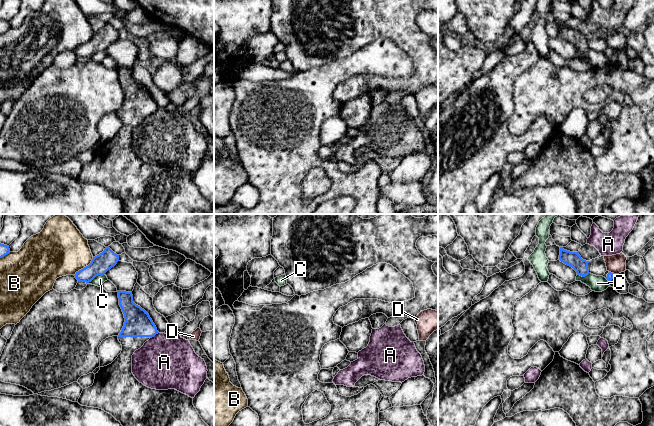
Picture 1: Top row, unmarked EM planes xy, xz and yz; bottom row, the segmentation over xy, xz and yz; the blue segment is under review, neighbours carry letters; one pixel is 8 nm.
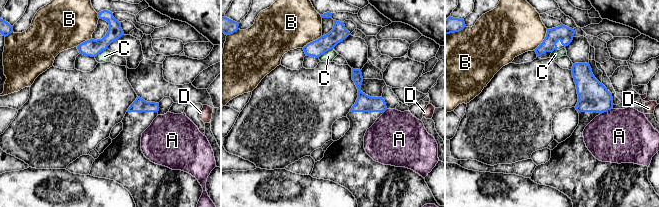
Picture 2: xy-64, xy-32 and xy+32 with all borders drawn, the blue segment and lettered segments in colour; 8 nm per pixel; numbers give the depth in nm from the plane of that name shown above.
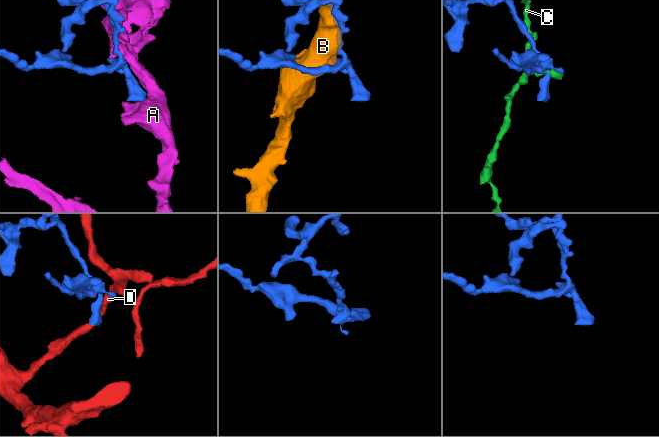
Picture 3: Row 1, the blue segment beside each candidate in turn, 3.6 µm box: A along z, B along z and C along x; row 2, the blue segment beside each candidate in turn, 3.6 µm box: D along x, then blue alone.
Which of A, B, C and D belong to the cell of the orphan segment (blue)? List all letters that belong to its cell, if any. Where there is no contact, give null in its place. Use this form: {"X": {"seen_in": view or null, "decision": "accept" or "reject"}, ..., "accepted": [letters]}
{"A": {"seen_in": "xy", "decision": "reject"}, "B": {"seen_in": "xy", "decision": "reject"}, "C": {"seen_in": "xy", "decision": "reject"}, "D": {"seen_in": "yz", "decision": "reject"}, "accepted": []}

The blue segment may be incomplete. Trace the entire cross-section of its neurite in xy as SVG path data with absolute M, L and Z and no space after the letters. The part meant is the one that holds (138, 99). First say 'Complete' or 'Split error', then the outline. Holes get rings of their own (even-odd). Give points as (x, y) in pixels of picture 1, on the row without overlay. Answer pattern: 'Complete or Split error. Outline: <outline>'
Split error. Outline: M118 67L118 74L125 94L118 111L122 127L111 140L100 143L93 161L83 165L77 178L111 190L123 202L123 214L193 214L196 210L211 214L214 206L198 190L193 174L175 165L148 164L133 151L132 131L159 108L149 90L133 78L132 68Z

